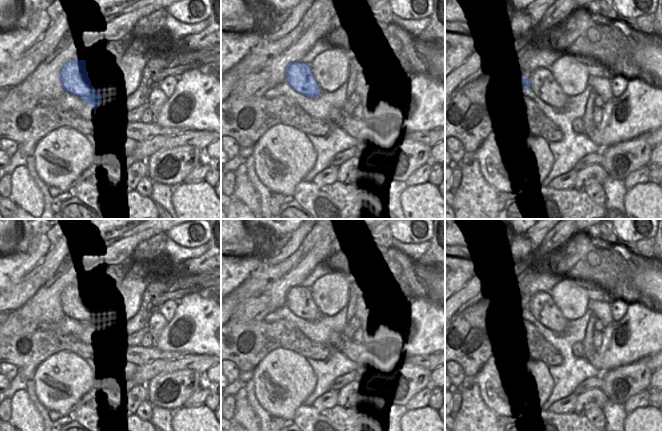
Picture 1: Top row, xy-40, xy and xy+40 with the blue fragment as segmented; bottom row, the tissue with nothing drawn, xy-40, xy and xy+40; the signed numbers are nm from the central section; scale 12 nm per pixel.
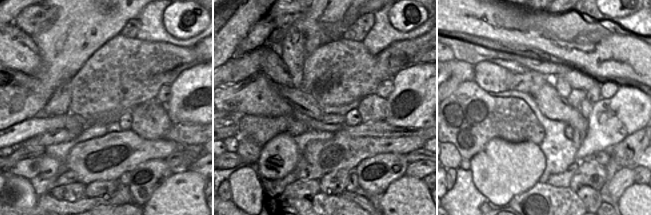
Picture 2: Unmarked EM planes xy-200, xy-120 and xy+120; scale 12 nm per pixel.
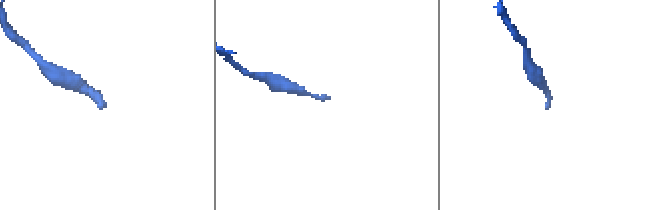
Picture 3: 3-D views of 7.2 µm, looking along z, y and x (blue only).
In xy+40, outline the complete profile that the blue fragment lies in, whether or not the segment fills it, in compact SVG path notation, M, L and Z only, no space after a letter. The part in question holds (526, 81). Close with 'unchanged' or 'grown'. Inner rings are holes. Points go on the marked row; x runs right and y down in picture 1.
M539 68L528 73L522 80L522 89L535 93L547 105L562 110L568 102L561 86L555 81L549 69Z; grown

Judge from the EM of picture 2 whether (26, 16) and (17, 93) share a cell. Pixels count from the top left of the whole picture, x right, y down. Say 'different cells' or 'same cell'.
different cells

